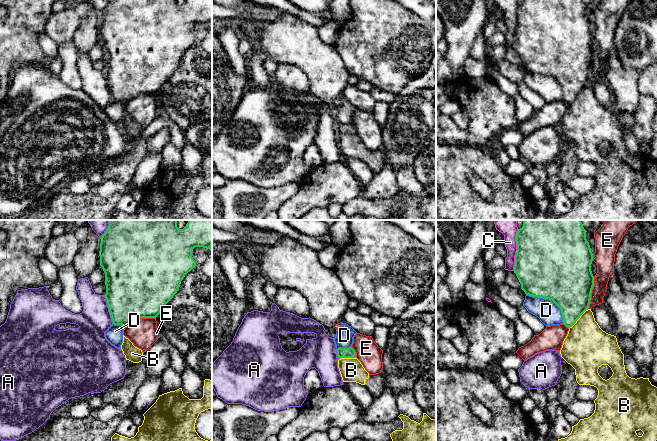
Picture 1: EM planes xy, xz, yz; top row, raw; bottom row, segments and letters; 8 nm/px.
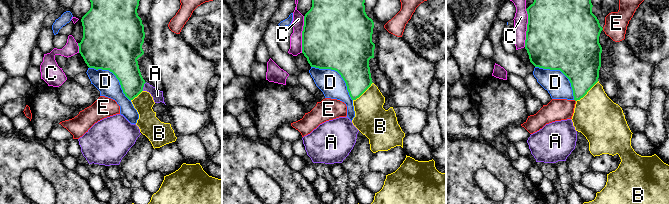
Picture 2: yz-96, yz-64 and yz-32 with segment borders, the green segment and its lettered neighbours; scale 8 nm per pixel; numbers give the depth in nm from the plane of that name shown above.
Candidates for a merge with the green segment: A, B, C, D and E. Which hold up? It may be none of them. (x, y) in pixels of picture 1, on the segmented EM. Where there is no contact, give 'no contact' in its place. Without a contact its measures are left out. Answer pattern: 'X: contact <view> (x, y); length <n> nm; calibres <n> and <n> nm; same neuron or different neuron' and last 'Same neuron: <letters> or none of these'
A: contact xy (109, 309); length 240 nm; calibres 440 and 260 nm; different neuron
B: contact yz (579, 317); length 220 nm; calibres 340 and 380 nm; different neuron
C: contact yz (517, 250); length 340 nm; calibres 500 and 180 nm; different neuron
D: contact yz (550, 299); length 380 nm; calibres 500 and 180 nm; different neuron
E: contact yz (591, 292); length 280 nm; calibres 440 and 140 nm; different neuron
Same neuron: none of these

